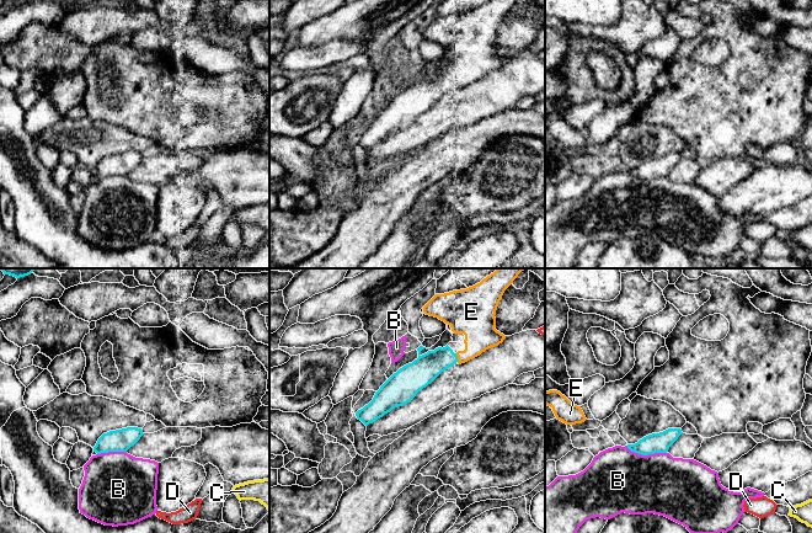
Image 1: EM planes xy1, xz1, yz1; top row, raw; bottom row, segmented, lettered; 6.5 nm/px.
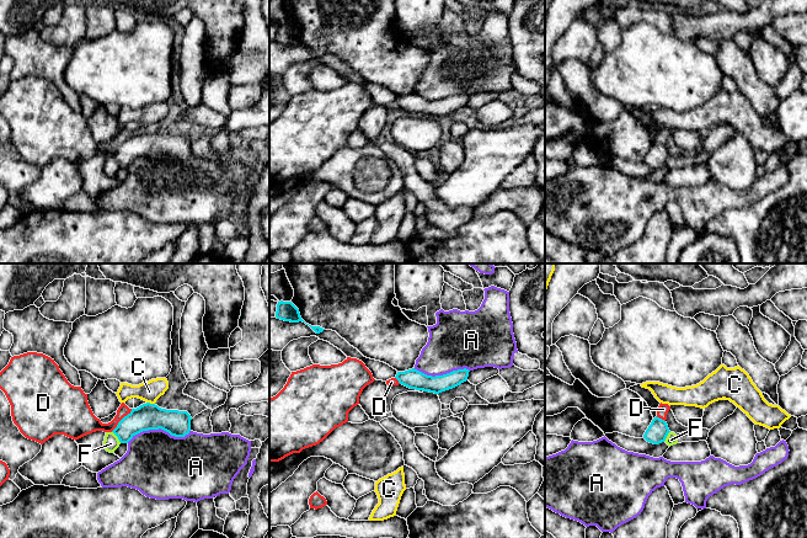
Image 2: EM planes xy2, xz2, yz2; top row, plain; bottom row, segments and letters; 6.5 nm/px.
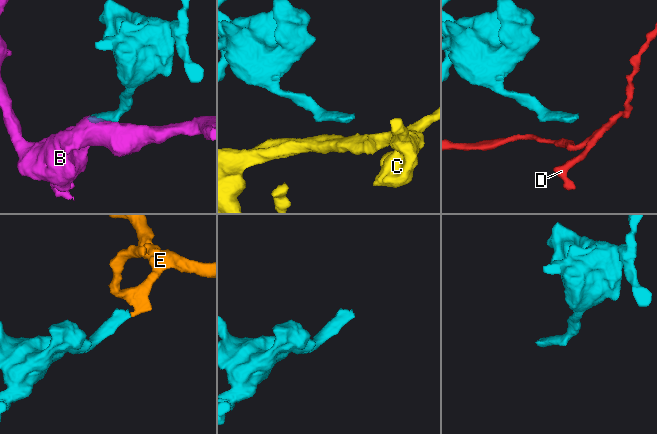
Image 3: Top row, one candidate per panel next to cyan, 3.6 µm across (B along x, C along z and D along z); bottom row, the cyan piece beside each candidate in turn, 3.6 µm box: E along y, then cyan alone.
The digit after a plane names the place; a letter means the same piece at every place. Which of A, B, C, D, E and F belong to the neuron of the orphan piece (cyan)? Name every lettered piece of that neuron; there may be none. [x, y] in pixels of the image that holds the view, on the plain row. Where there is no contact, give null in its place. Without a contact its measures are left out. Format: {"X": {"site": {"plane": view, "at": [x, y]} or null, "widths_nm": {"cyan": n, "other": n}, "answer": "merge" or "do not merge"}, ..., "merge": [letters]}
{"A": {"site": {"plane": "xy2", "at": [159, 152]}, "widths_nm": {"cyan": 180, "other": 420}, "answer": "do not merge"}, "B": {"site": {"plane": "yz1", "at": [646, 179]}, "widths_nm": {"cyan": 130, "other": 420}, "answer": "do not merge"}, "C": {"site": {"plane": "xy2", "at": [149, 127]}, "widths_nm": {"cyan": 180, "other": 140}, "answer": "do not merge"}, "D": {"site": {"plane": "xy2", "at": [121, 144]}, "widths_nm": {"cyan": 180, "other": 170}, "answer": "do not merge"}, "E": {"site": {"plane": "xz1", "at": [457, 81]}, "widths_nm": {"cyan": 180, "other": 220}, "answer": "merge"}, "F": {"site": {"plane": "xy2", "at": [117, 160]}, "widths_nm": {"cyan": 180, "other": 100}, "answer": "do not merge"}, "merge": ["E"]}

